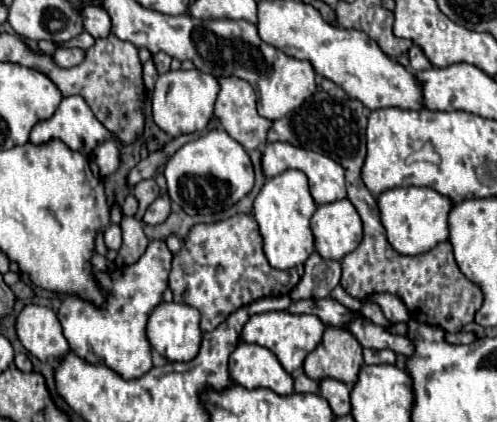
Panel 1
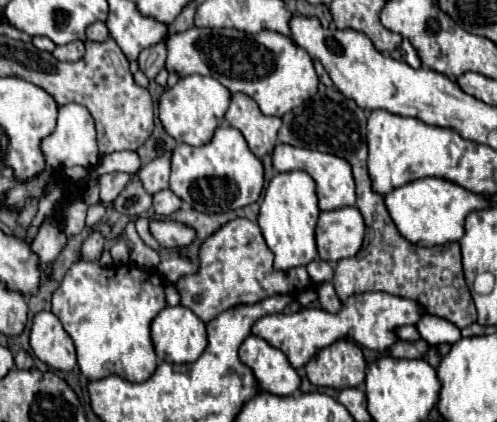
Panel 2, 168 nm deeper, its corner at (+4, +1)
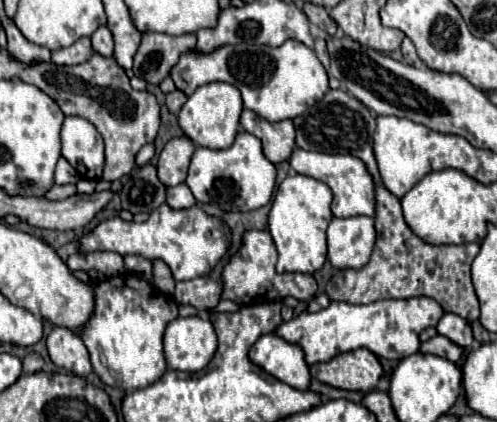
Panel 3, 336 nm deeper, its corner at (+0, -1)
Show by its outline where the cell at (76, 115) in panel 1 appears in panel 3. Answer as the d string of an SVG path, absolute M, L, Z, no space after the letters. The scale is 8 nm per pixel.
M65 116L61 128L61 156L81 178L99 180L103 172L103 138L97 128L81 116Z

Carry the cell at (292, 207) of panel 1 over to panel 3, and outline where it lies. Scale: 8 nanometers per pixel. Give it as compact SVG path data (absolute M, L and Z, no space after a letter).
M289 174L277 188L273 198L273 206L269 212L269 234L279 252L277 272L301 272L313 274L319 270L327 260L327 244L325 244L325 230L331 222L331 200L333 194L325 182L303 174Z

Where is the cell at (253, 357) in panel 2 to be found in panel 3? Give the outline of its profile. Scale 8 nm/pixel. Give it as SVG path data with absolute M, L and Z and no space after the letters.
M275 334L261 336L249 350L249 360L295 390L307 390L311 376L299 346Z

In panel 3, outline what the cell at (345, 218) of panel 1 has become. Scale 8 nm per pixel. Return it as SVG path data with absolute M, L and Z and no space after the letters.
M333 218L327 228L329 262L335 268L361 268L369 262L375 244L373 218Z

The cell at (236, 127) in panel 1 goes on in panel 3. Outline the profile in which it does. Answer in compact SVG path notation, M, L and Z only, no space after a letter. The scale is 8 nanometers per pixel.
M245 108L241 112L241 128L263 142L263 154L269 162L279 164L291 156L291 150L295 146L295 128L291 120L269 122Z

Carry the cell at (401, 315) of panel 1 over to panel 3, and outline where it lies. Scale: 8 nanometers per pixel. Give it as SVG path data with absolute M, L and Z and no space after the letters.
M405 298L405 300L377 300L365 306L331 302L329 308L319 312L301 312L289 322L281 322L275 330L279 338L297 344L305 352L305 362L327 362L333 356L357 348L367 348L387 360L401 360L419 350L419 332L437 326L443 308L433 298Z

